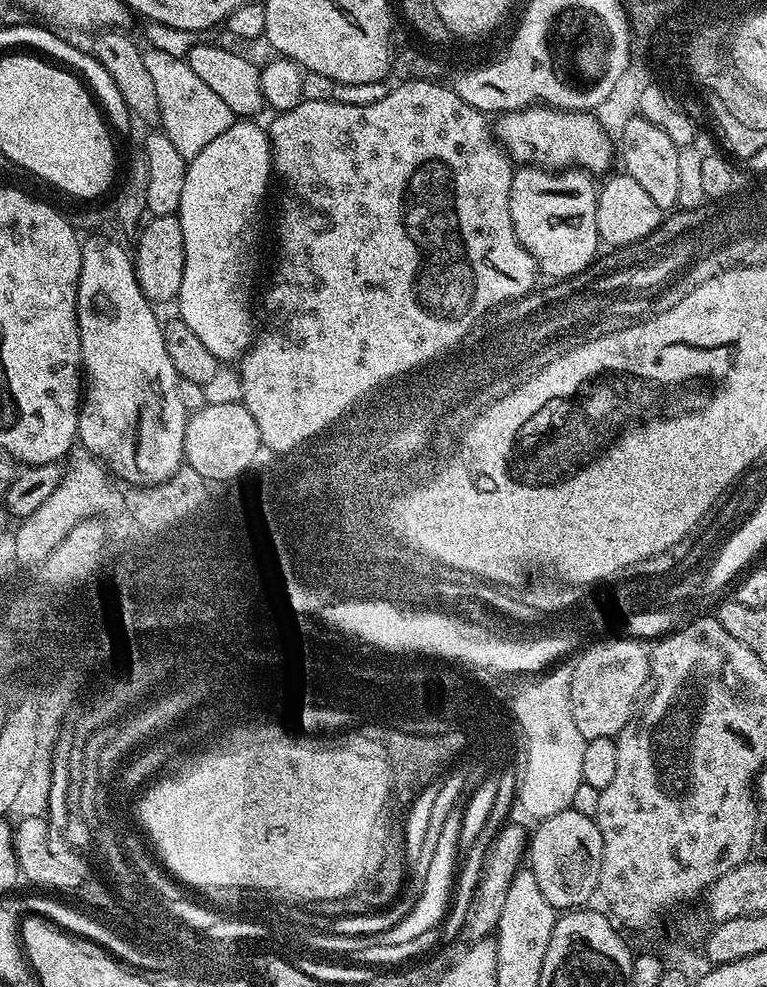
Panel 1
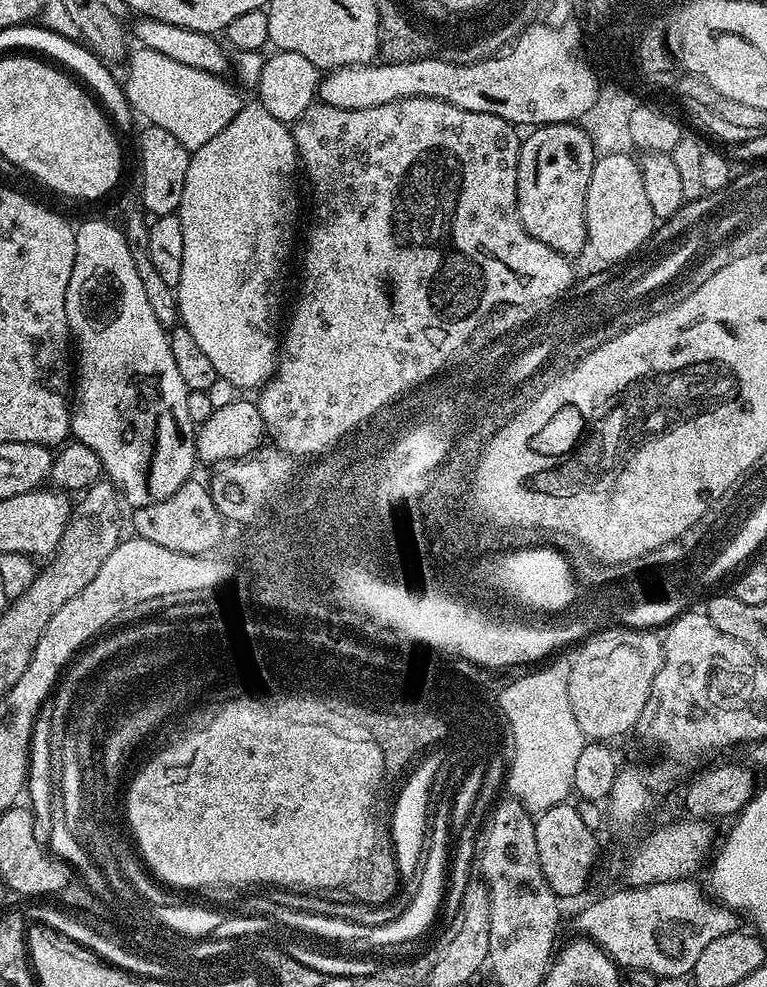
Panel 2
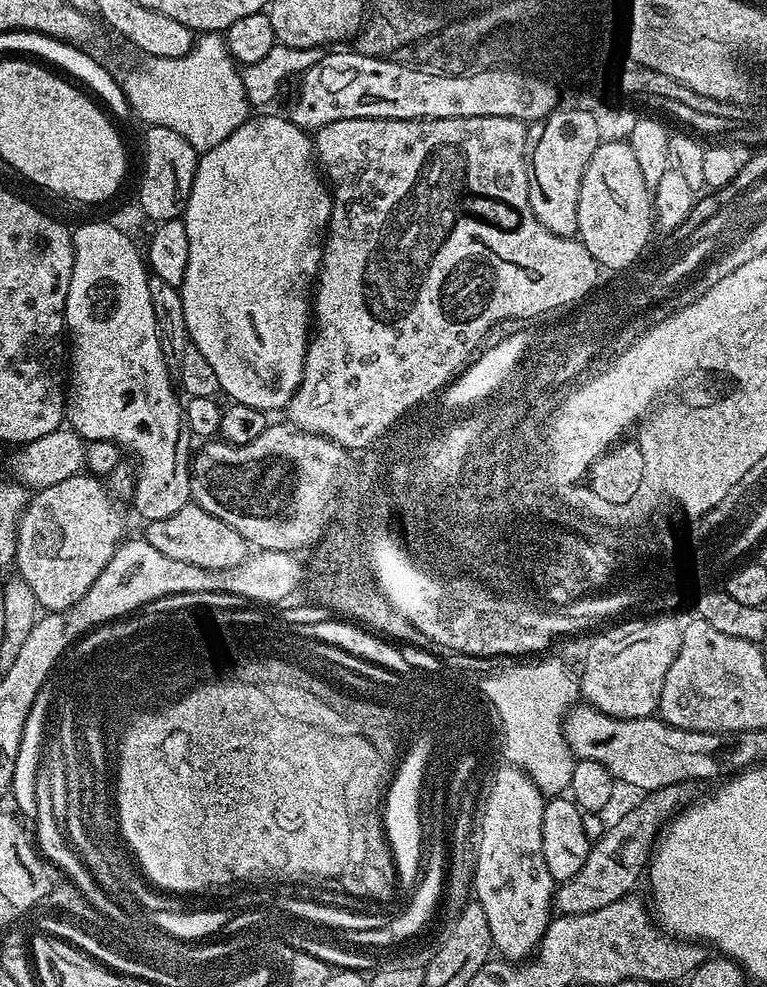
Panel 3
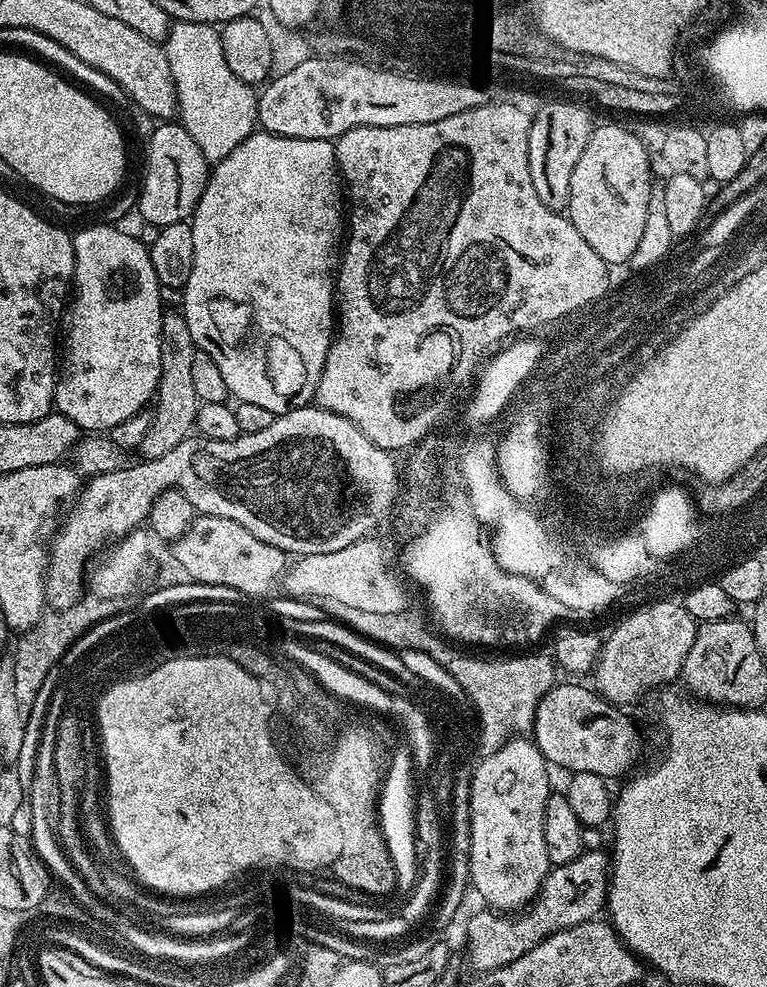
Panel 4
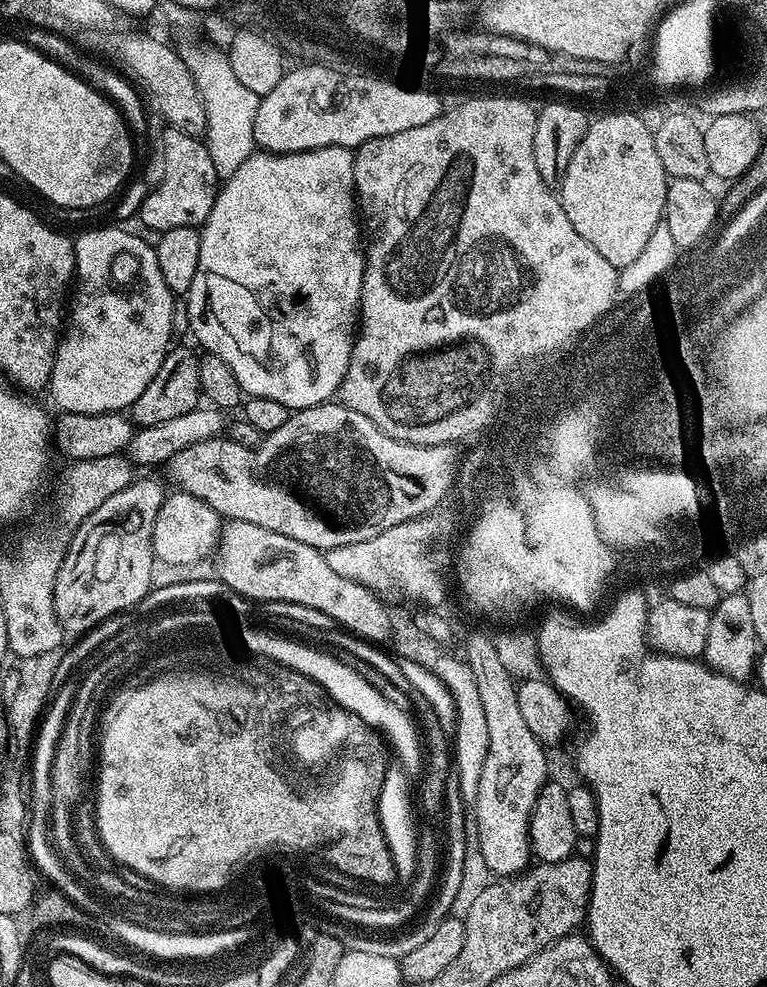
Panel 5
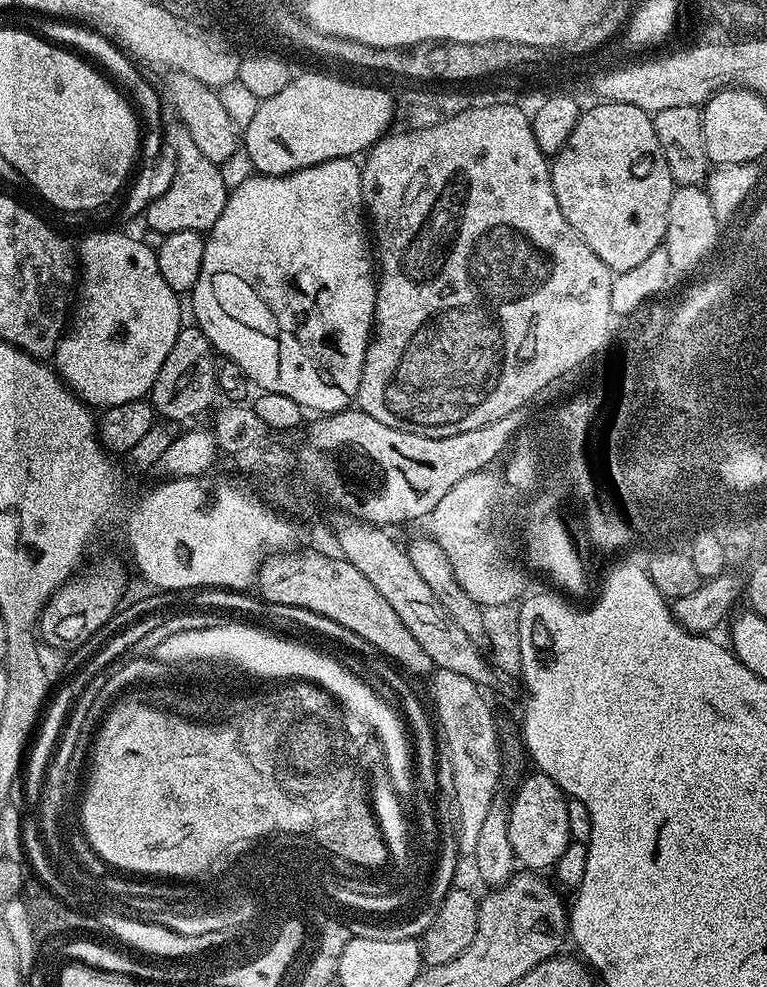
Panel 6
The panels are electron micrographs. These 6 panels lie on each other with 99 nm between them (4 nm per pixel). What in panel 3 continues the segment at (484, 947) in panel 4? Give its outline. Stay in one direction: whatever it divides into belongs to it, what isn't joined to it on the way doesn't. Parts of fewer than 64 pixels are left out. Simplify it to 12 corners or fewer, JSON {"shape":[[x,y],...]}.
{"shape":[[693,785],[645,792],[592,840],[554,892],[565,916],[618,902],[641,883],[664,825]]}

